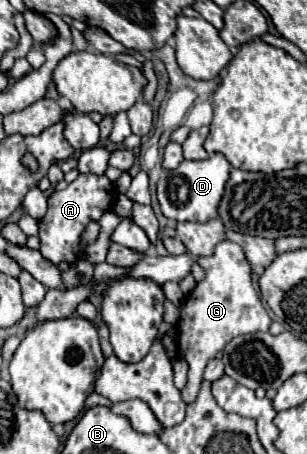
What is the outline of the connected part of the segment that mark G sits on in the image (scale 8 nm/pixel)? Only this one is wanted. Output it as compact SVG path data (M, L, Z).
M223 240L221 244L217 244L211 256L199 258L197 262L205 270L205 278L197 282L197 286L185 298L181 306L181 318L177 322L179 352L189 364L187 384L181 390L181 398L185 404L197 398L207 362L215 358L215 354L223 350L227 342L231 342L241 334L267 332L271 326L271 318L253 286L251 264L239 244Z

